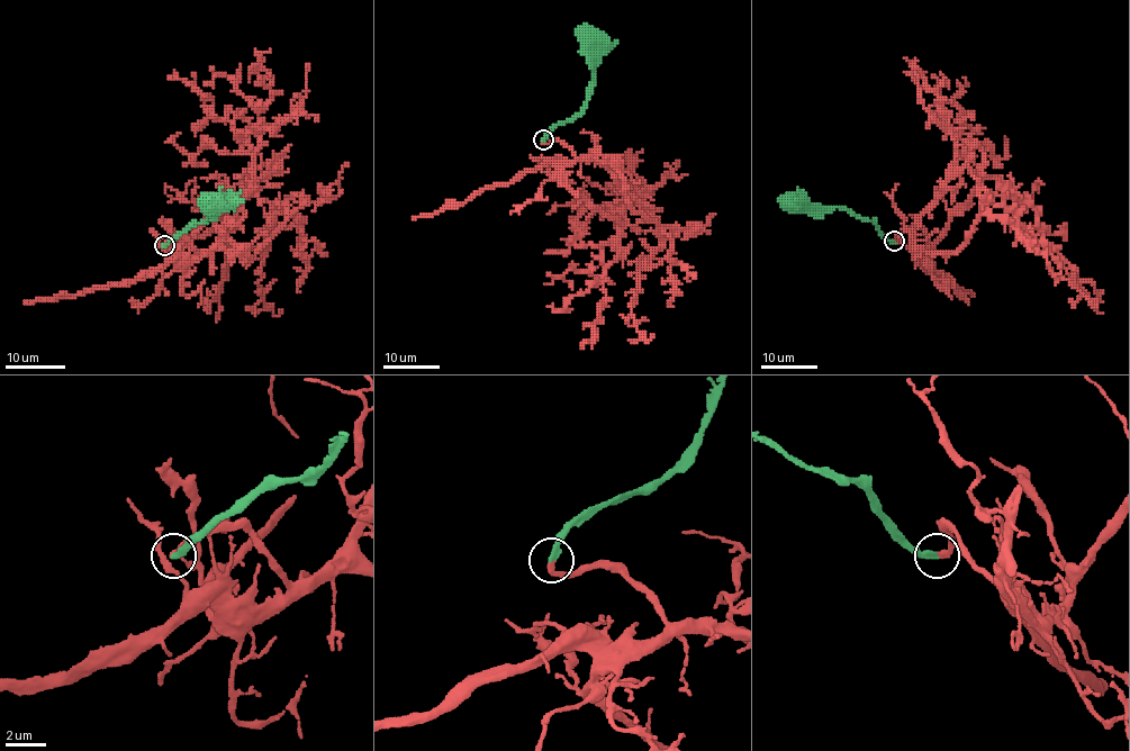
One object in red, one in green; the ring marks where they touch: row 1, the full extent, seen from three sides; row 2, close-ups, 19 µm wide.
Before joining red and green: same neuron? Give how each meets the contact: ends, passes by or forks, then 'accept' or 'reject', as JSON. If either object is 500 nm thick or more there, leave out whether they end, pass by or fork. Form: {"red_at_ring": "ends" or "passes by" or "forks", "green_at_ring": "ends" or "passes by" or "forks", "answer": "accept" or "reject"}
{"red_at_ring": "ends", "green_at_ring": "ends", "answer": "accept"}

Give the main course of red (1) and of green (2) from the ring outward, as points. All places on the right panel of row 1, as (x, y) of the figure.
1: (893, 241), (896, 234), (927, 256), (970, 193), (993, 178), (1029, 205), (1038, 229), (1102, 314)
2: (893, 241), (870, 222), (844, 208), (804, 206), (795, 201)

